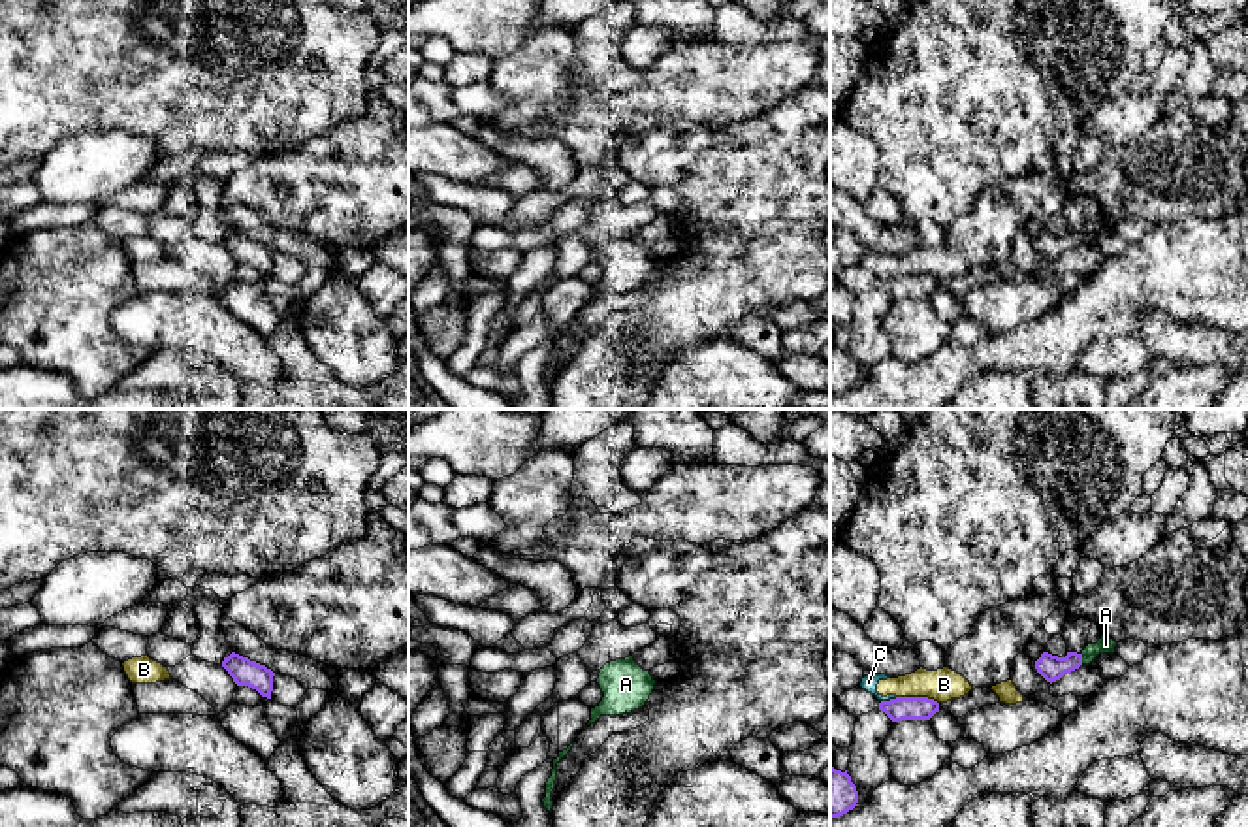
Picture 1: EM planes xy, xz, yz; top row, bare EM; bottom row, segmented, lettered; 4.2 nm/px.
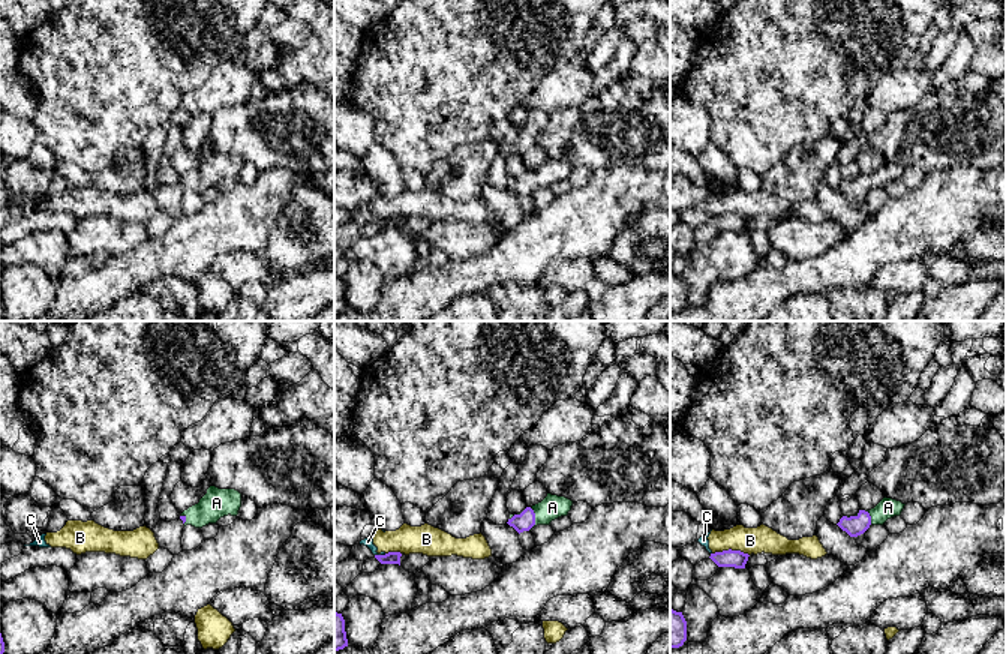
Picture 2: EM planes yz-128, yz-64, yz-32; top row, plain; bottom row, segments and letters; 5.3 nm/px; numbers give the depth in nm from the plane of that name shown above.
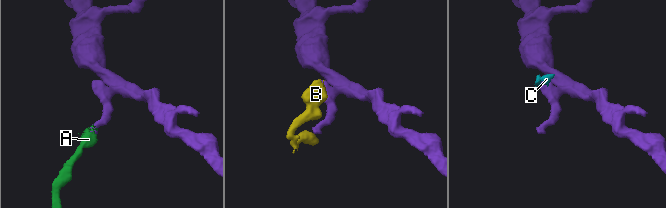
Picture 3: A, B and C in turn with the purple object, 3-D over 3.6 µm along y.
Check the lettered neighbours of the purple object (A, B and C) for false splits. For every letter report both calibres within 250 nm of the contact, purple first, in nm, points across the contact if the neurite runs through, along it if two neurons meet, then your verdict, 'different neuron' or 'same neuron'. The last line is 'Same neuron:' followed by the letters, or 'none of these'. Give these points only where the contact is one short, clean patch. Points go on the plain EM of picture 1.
A: calibres 110 and 80 nm; same neuron
B: calibres 100 and 140 nm; border yz (896, 274), (927, 274), (938, 281); different neuron
C: calibres 100 and 70 nm; border yz (896, 275), (881, 279); different neuron
Same neuron: A

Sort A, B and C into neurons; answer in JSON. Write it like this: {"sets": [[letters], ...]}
{"sets": [["A"], ["B", "C"]]}

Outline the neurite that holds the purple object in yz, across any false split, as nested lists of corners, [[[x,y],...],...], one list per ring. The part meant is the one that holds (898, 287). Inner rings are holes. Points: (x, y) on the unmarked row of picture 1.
[[[896,275],[881,279],[879,288],[892,300],[930,298],[936,290],[939,290],[939,281],[928,275]]]

